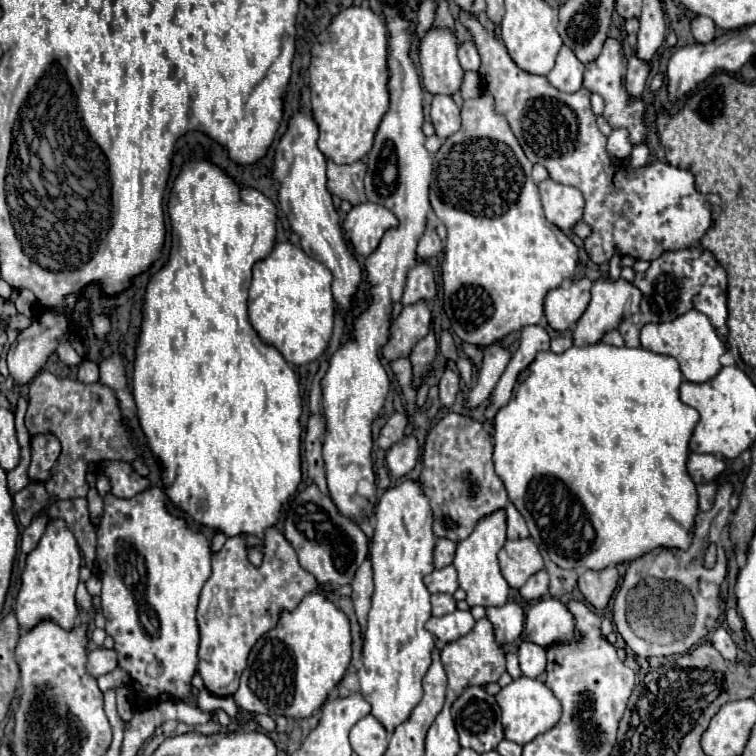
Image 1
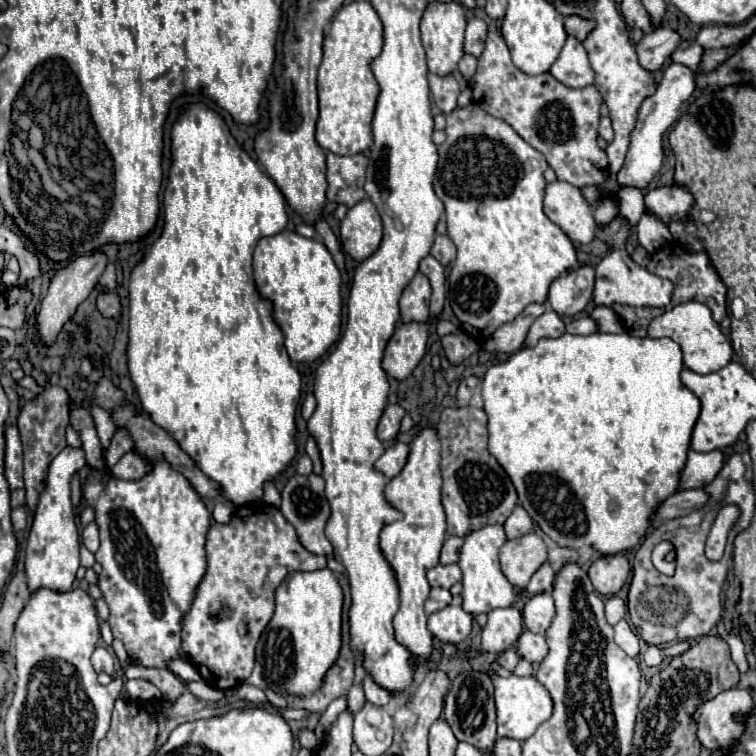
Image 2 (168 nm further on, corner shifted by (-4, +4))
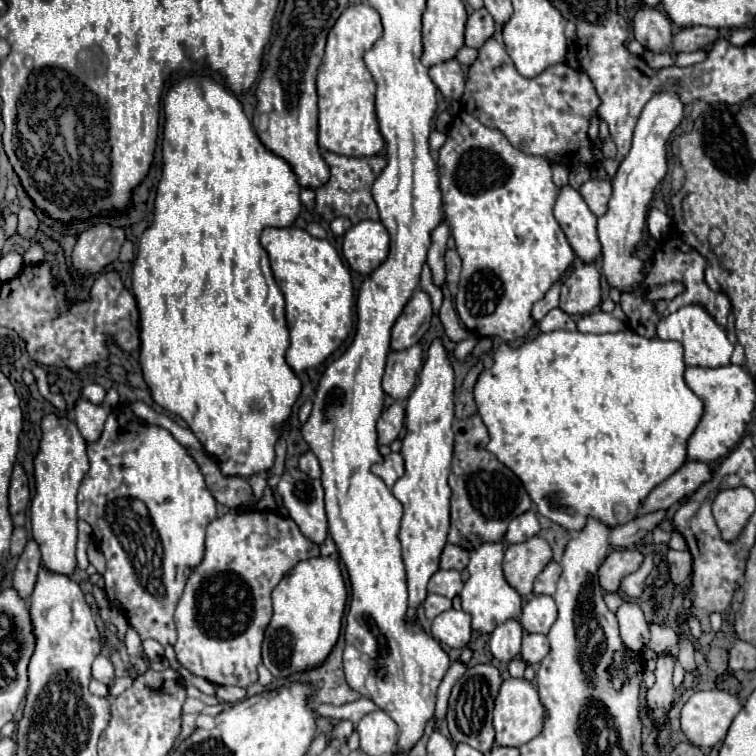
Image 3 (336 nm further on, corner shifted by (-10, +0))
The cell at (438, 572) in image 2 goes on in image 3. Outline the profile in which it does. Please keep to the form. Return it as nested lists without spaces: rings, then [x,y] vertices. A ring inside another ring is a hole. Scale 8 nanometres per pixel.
[[[438,570],[428,582],[428,592],[442,594],[450,600],[458,596],[460,590],[462,590],[462,578],[458,570]]]

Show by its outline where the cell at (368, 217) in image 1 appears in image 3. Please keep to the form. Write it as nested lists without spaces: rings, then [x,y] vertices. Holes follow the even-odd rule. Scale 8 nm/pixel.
[[[364,220],[344,234],[344,258],[350,268],[368,276],[388,256],[388,230],[382,222]]]

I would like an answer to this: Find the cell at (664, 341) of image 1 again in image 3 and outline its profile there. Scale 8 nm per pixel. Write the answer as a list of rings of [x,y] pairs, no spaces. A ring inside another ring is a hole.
[[[684,306],[674,314],[662,318],[658,322],[658,338],[660,340],[676,340],[684,346],[684,362],[688,366],[704,366],[704,368],[718,368],[730,364],[730,354],[734,346],[726,338],[724,328],[720,328],[714,318],[700,306]]]

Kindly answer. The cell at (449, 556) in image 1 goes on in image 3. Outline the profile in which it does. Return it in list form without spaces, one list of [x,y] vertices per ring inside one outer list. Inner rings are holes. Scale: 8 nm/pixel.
[[[446,544],[440,554],[440,568],[442,570],[464,570],[468,564],[468,552],[460,546]]]

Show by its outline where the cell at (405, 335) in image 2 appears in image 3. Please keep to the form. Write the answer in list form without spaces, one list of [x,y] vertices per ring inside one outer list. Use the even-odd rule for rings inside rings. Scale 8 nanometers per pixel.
[[[416,344],[408,350],[388,354],[386,372],[382,380],[382,388],[388,396],[400,402],[404,402],[410,396],[416,384],[416,374],[422,366],[422,352],[424,352],[422,346]]]

